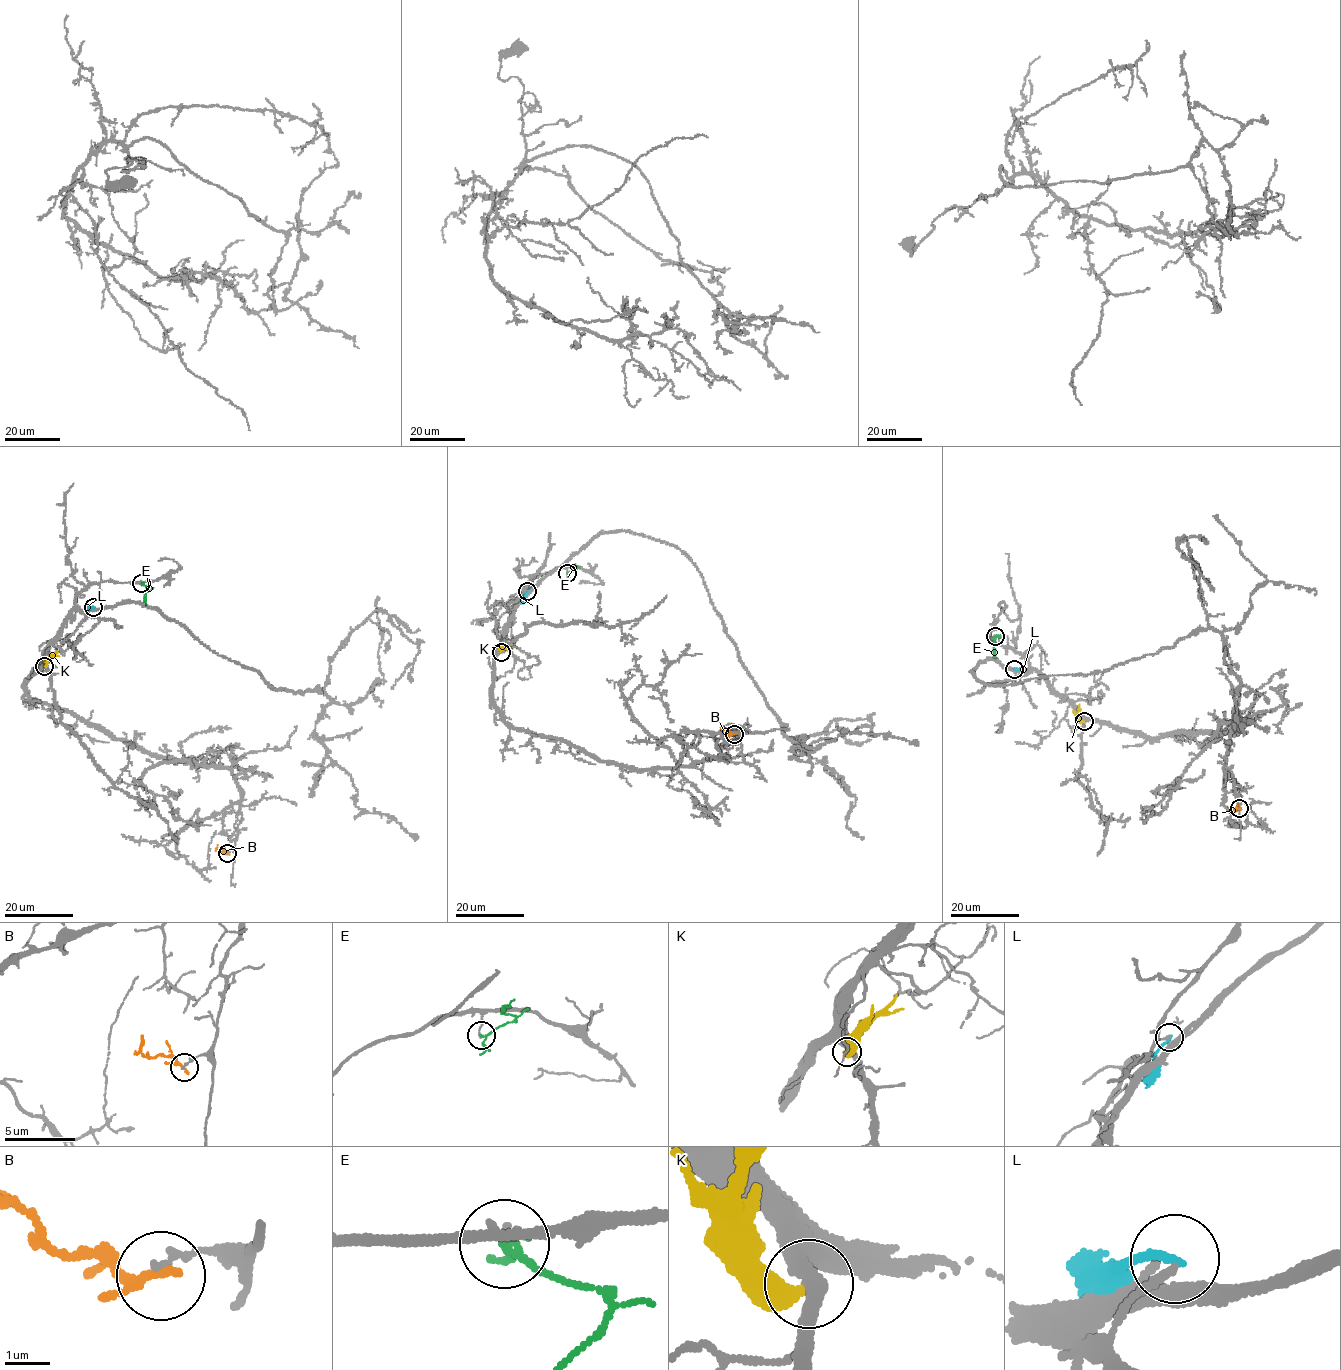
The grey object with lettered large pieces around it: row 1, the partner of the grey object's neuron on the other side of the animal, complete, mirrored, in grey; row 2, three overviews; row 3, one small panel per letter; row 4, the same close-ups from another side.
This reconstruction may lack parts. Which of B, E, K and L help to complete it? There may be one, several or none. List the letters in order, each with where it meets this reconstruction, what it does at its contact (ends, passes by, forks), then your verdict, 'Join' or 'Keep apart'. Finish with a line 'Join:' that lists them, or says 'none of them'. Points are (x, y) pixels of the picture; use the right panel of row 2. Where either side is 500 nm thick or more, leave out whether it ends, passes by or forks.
B: Touches grey at (1239, 808). It passes by. Keep apart
E: Touches grey at (995, 636). It forks there. Keep apart
K: Touches grey at (1084, 721). It ends there. Keep apart
L: Touches grey at (1014, 669). It ends there. Keep apart
Join: none of them

